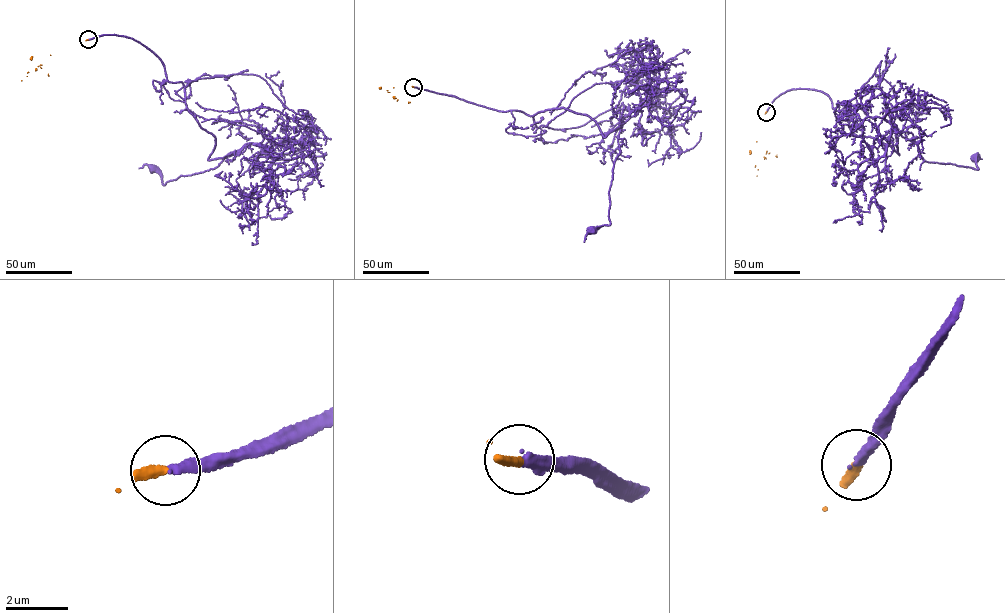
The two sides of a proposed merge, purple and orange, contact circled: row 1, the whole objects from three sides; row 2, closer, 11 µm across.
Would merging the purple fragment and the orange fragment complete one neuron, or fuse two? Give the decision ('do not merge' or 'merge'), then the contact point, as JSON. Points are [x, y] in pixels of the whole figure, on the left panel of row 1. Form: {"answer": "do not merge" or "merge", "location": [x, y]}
{"answer": "merge", "location": [88, 39]}

